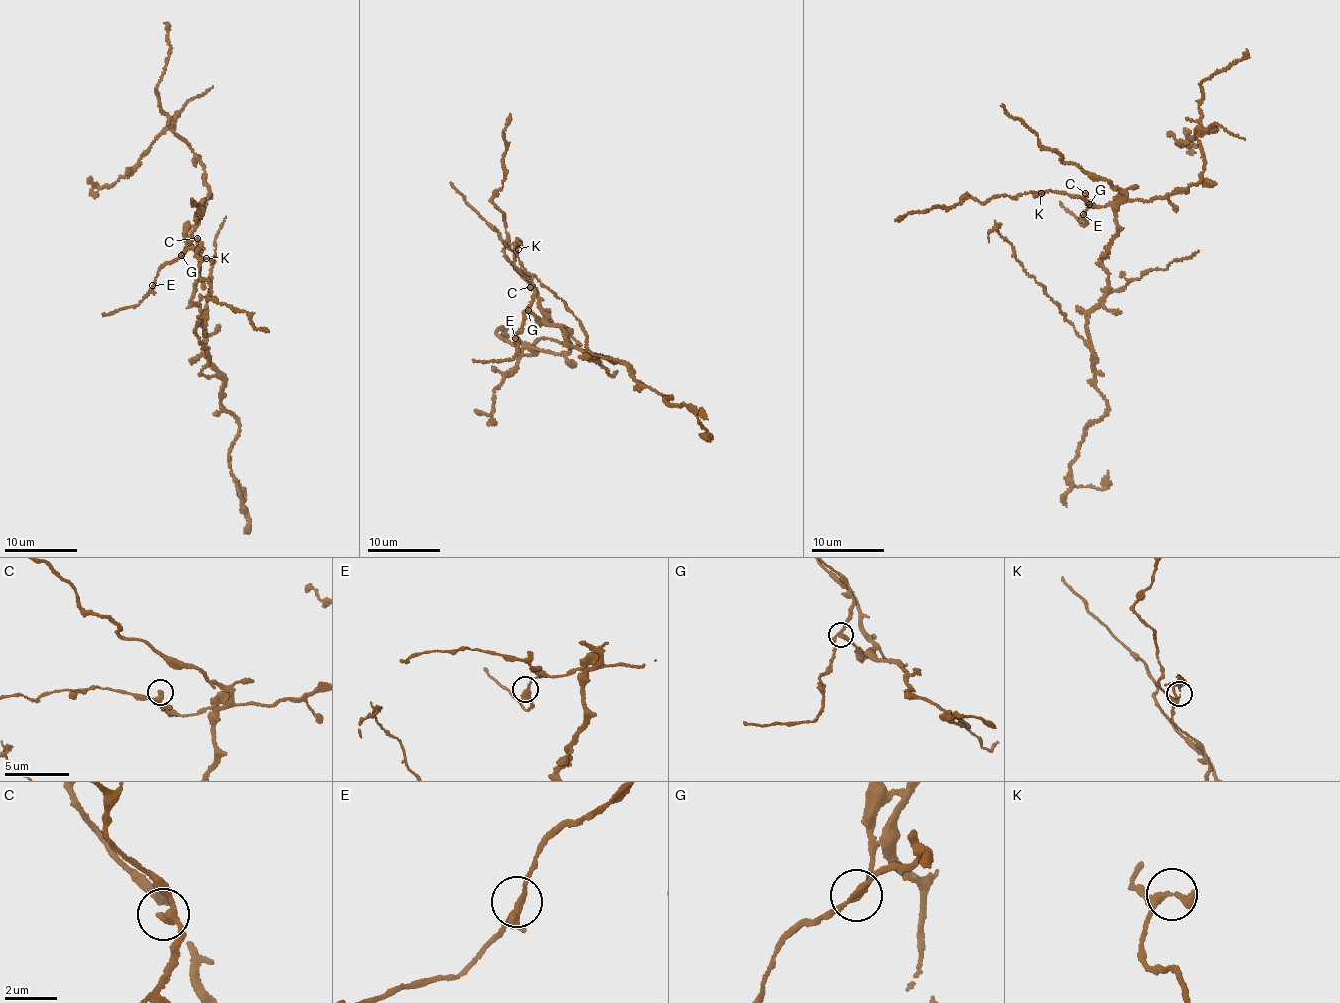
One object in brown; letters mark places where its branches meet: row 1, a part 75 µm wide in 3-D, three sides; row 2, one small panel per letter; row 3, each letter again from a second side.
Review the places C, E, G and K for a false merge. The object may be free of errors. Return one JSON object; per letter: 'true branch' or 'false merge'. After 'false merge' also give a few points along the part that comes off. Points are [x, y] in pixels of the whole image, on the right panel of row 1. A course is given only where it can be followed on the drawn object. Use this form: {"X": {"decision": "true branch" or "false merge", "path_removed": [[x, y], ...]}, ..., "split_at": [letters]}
{"C": {"decision": "true branch"}, "E": {"decision": "true branch"}, "G": {"decision": "false merge", "path_removed": [[1090, 204], [1117, 223], [1087, 330], [1107, 407], [1071, 482], [1100, 489], [1108, 470]]}, "K": {"decision": "true branch"}, "split_at": ["G"]}

